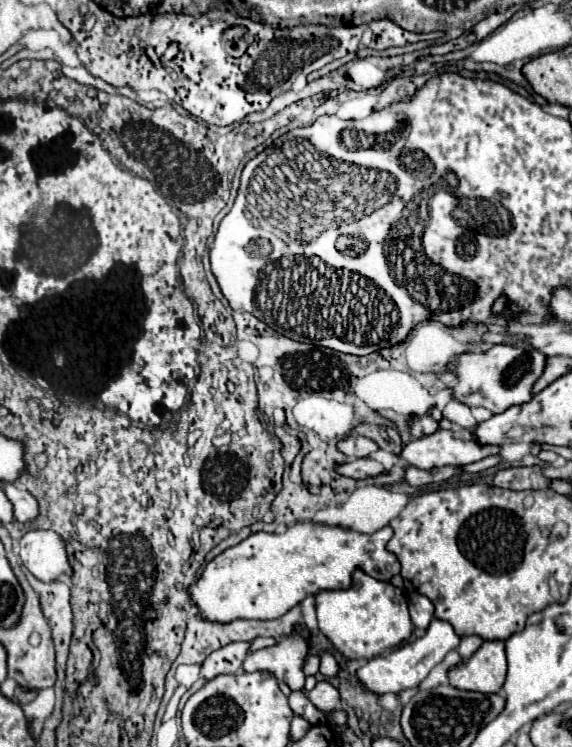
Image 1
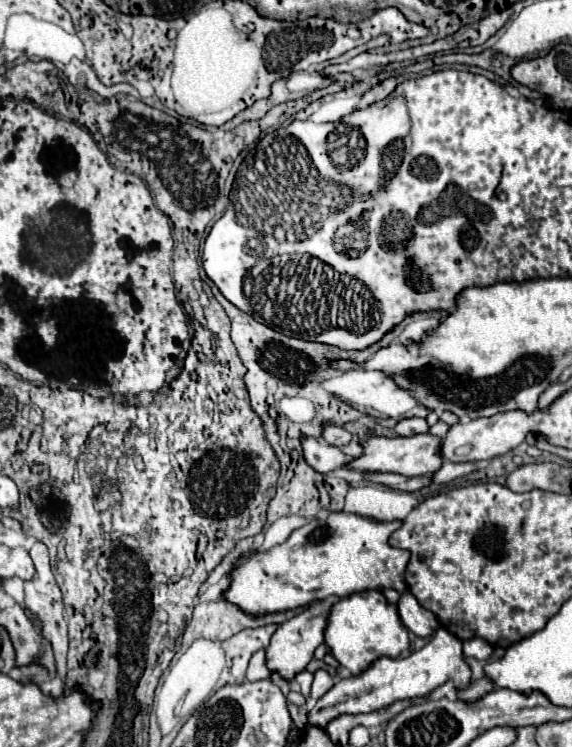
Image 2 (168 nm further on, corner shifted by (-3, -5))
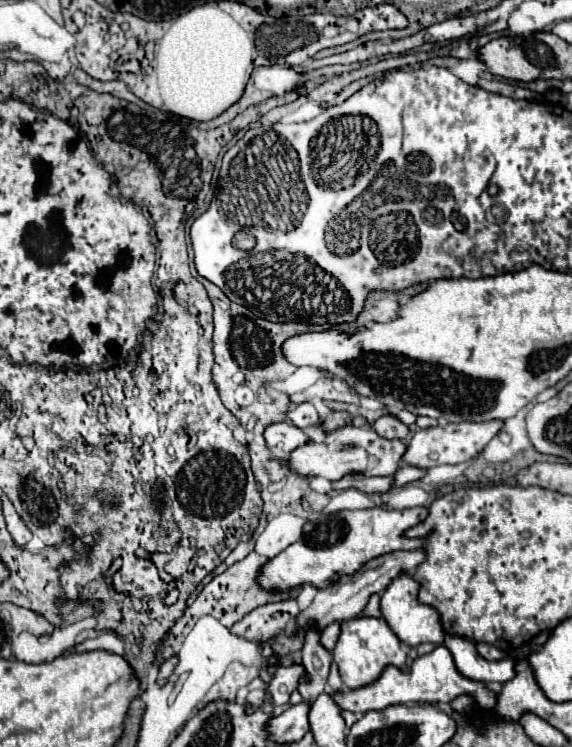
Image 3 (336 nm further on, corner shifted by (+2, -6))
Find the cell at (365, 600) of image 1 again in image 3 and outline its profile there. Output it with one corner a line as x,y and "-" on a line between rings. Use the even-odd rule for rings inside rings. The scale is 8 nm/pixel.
352,618
342,622
342,634
332,654
334,662
338,664
340,678
348,690
356,690
358,686
368,686
370,682
378,680
378,674
382,674
386,666
406,670
406,652
402,650
398,636
382,618

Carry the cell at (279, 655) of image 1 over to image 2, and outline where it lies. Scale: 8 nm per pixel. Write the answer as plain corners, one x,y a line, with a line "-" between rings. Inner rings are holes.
315,603
313,607
305,609
303,613
295,615
293,619
285,621
271,637
271,645
267,647
267,667
271,673
279,673
281,679
287,683
295,681
295,675
305,671
309,661
313,659
313,651
323,643
323,629
327,625
331,603

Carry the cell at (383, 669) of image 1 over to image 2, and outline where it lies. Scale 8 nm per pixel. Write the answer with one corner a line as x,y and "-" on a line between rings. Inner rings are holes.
439,627
437,633
429,639
429,643
421,647
419,651
413,651
409,657
397,657
397,659
381,657
371,667
367,667
363,673
335,683
317,701
315,709
309,711
309,723
317,727
325,727
329,721
341,715
371,713
395,701
423,697
423,695
429,695
439,685
443,685
445,681
453,681
457,689
463,689
471,681
471,677
469,677
469,667
463,657
461,641
453,633
447,633
447,629

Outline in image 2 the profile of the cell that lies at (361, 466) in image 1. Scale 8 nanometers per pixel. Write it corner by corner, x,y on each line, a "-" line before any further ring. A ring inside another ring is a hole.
303,439
303,457
319,473
345,469
347,461
355,461
355,457
347,455
339,447
319,443
317,439

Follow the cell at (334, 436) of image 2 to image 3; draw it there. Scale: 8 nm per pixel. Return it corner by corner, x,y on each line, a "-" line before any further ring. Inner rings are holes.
310,402
296,404
292,410
288,410
288,420
298,428
320,424
320,416
318,416
318,412
314,410
314,406

